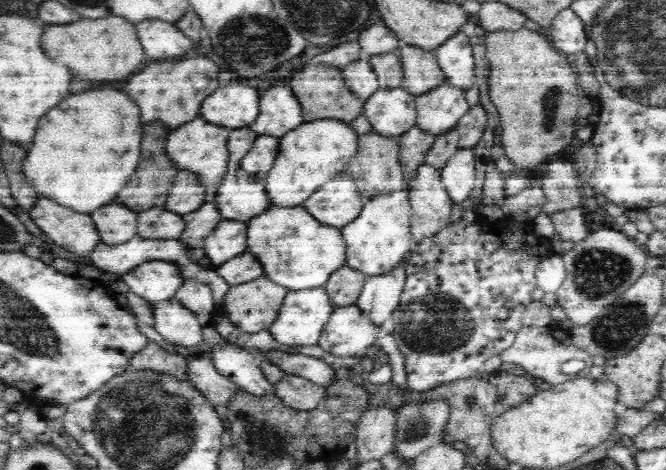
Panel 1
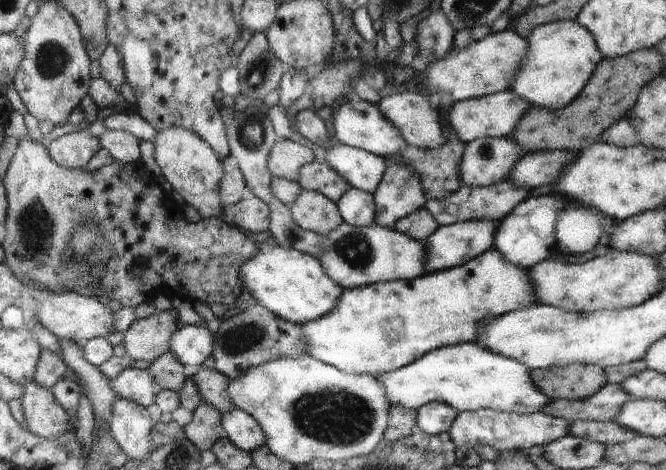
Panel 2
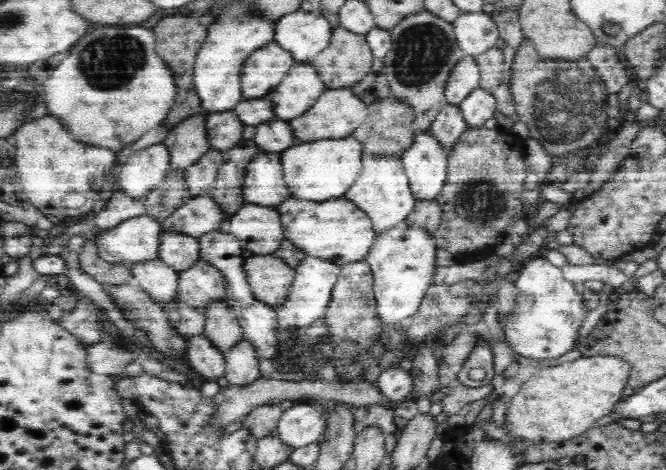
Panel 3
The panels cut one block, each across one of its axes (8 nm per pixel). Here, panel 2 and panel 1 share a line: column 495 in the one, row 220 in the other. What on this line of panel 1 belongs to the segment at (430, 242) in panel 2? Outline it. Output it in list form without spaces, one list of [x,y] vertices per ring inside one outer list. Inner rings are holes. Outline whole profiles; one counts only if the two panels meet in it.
[[[222,219],[204,240],[208,261],[218,267],[244,252],[247,248],[247,230],[248,221]]]

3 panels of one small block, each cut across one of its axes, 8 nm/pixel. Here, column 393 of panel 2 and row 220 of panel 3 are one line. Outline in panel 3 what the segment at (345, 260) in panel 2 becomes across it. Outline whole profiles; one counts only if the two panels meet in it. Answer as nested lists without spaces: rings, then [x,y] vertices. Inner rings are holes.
[[[245,203],[226,220],[224,228],[254,255],[272,255],[285,239],[276,206]]]

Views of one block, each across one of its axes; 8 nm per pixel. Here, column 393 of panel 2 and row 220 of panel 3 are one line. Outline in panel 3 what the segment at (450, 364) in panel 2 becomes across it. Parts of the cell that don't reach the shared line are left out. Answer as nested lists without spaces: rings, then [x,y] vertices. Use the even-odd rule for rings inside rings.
[[[363,153],[362,168],[358,178],[344,197],[368,213],[377,233],[384,232],[391,225],[405,221],[417,202],[410,189],[410,182],[407,172],[404,171],[401,156],[377,153]]]

